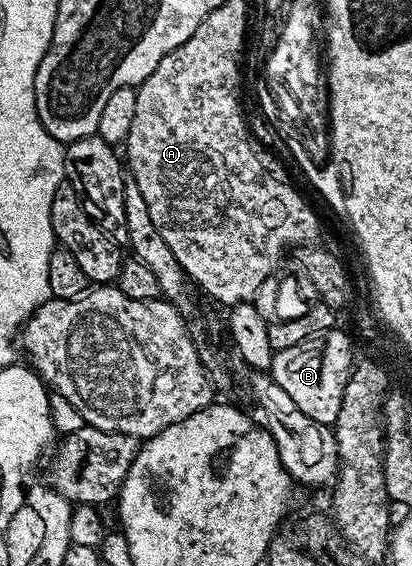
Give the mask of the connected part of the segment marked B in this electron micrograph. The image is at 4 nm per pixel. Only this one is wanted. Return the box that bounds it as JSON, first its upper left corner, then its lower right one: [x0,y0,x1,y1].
[269,328,353,426]

